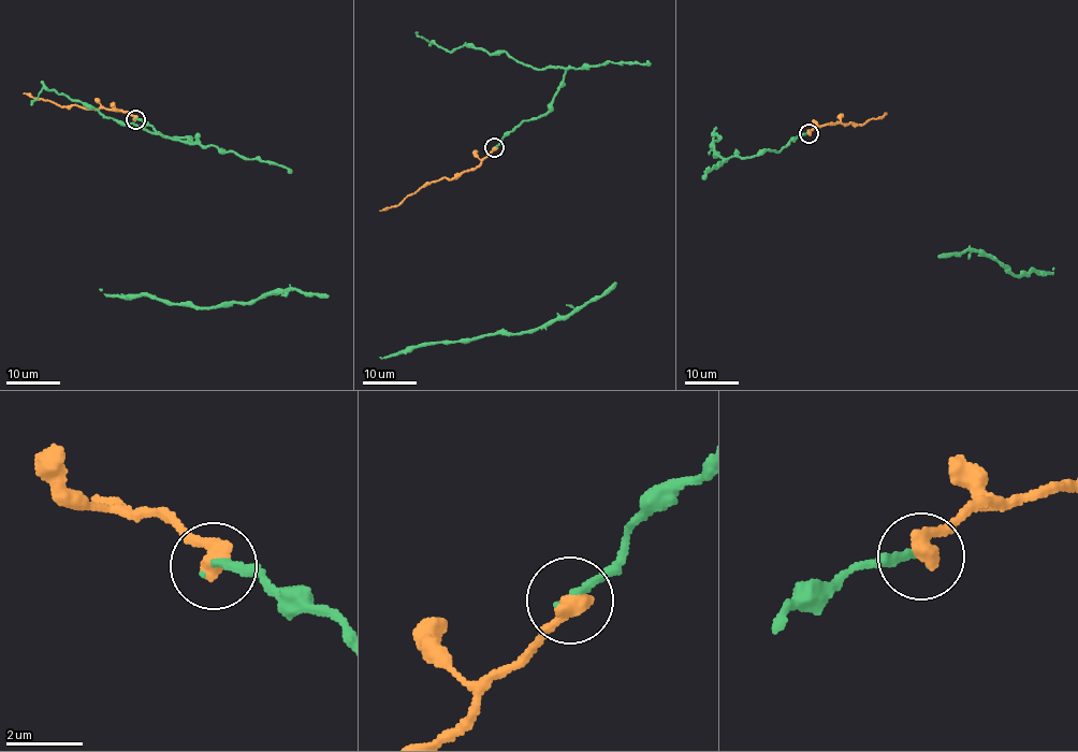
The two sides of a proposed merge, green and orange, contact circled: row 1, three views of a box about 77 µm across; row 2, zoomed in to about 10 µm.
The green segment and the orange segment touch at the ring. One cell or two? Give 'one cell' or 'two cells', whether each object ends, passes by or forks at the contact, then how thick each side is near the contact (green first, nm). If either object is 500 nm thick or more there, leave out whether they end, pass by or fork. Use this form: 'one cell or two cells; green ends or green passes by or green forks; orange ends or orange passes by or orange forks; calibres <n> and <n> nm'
one cell; calibres 190 and 500 nm

